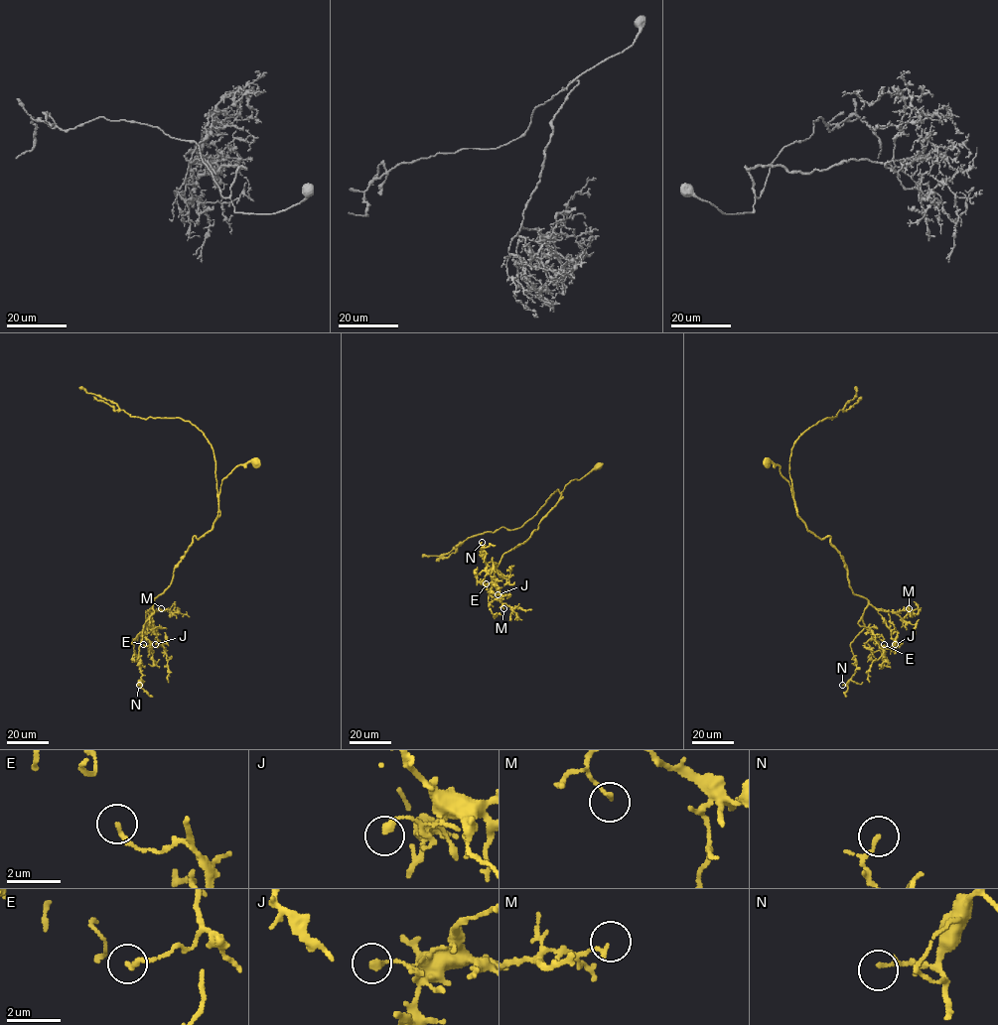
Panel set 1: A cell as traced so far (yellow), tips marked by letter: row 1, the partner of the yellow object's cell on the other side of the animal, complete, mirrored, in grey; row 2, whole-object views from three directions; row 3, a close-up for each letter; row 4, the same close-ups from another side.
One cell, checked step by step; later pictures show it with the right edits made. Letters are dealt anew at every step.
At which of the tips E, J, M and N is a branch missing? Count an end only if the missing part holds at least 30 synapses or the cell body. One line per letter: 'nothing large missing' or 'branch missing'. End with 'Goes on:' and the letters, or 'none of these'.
E: nothing large missing
J: nothing large missing
M: nothing large missing
N: nothing large missing
Goes on: none of these

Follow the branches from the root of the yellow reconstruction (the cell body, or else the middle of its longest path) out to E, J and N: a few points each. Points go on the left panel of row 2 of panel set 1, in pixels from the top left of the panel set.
E: (255, 461), (222, 479), (213, 526), (193, 538), (172, 583), (154, 599), (143, 644)
J: (255, 461), (240, 464), (222, 479), (212, 529), (193, 538), (172, 583), (154, 599), (150, 615), (155, 644)
N: (255, 461), (240, 464), (222, 479), (212, 529), (193, 538), (172, 583), (154, 599), (139, 647), (139, 685)

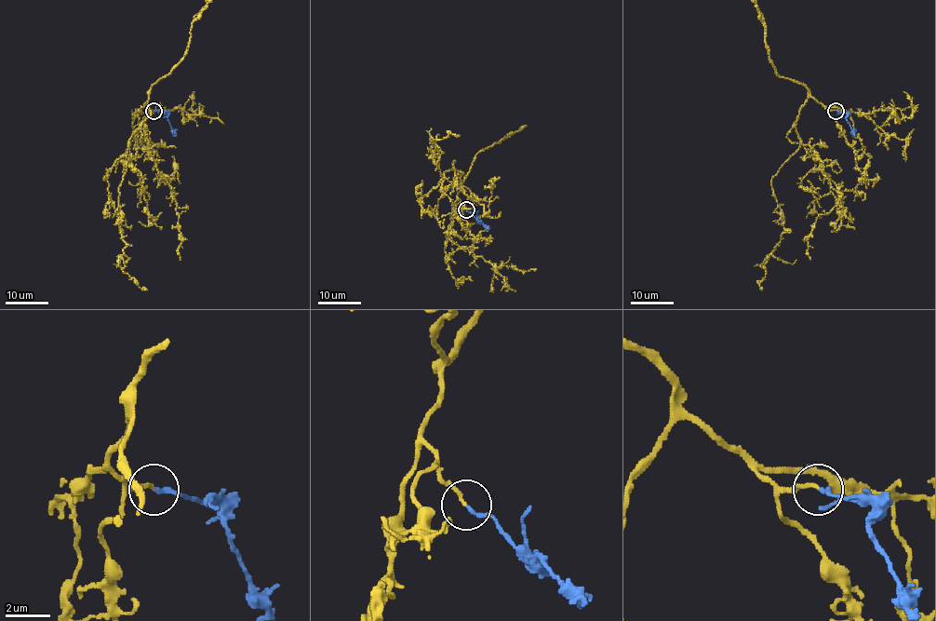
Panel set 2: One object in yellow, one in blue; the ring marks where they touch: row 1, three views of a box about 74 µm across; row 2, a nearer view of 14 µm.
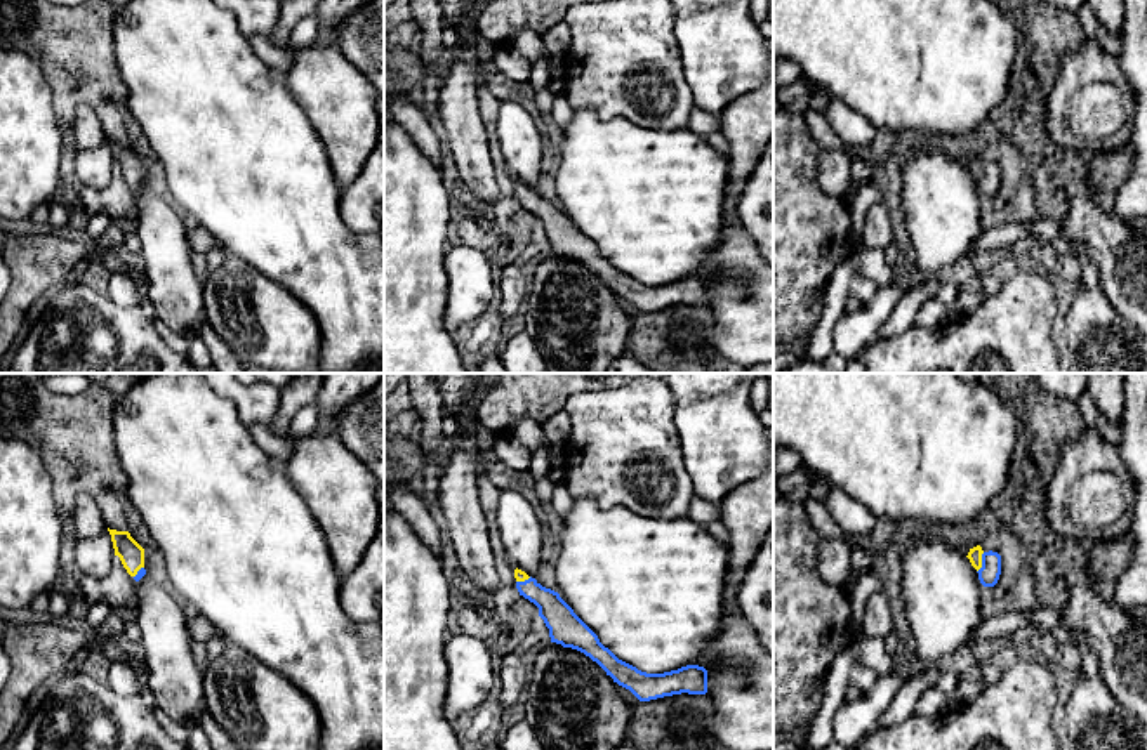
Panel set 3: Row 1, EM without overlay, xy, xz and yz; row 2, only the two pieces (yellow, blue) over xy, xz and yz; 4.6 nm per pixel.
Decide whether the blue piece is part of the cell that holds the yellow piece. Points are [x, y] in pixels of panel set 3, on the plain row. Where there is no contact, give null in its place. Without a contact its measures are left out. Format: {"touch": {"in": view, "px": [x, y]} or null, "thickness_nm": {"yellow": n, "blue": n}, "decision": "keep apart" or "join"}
{"touch": {"in": "yz", "px": [981, 174]}, "thickness_nm": {"yellow": 60, "blue": 100}, "decision": "join"}

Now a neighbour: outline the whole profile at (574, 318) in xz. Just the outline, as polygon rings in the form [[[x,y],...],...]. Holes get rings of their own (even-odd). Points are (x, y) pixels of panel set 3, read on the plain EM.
[[[551,253],[535,269],[523,306],[525,332],[546,361],[546,373],[605,373],[624,354],[631,319],[619,306],[619,295],[584,264]]]

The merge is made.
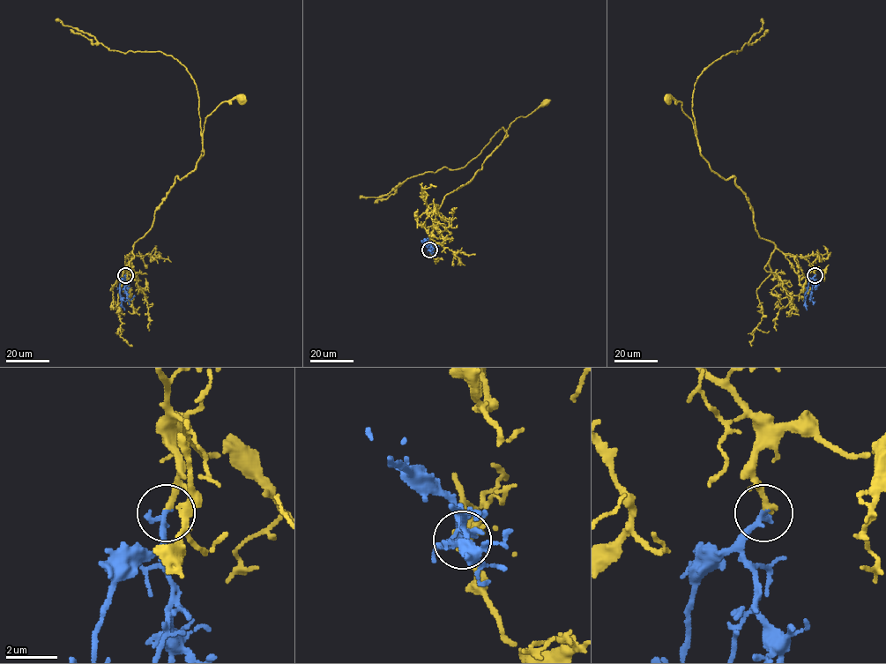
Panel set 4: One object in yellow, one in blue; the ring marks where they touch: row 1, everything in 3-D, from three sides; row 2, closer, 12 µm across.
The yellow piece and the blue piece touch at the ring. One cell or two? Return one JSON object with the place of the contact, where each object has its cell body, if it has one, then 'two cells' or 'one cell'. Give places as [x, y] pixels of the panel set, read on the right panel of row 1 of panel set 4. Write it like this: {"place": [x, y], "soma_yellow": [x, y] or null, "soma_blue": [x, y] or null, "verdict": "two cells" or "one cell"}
{"place": [815, 275], "soma_yellow": [667, 98], "soma_blue": null, "verdict": "one cell"}

